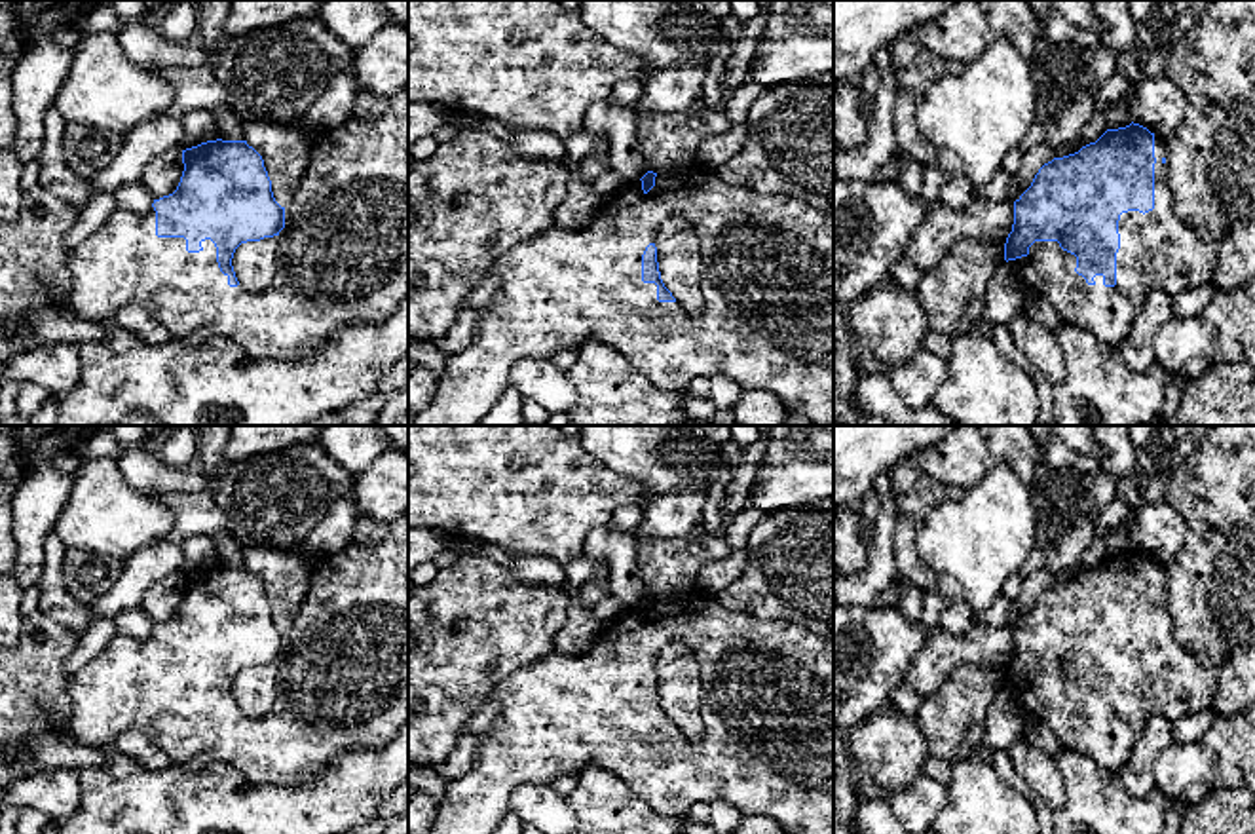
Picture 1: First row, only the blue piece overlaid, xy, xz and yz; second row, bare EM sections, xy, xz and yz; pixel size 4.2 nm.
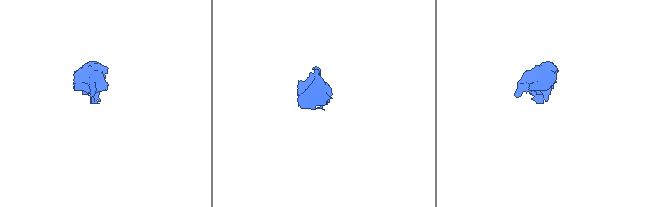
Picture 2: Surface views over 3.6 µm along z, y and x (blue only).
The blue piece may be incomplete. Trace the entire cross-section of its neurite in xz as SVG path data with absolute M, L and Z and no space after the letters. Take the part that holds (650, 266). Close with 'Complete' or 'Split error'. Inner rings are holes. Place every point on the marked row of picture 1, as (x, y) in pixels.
M691 165L674 175L657 175L647 171L638 180L628 180L625 186L604 201L596 218L573 230L551 226L505 253L494 266L496 294L477 323L473 342L458 353L446 355L446 369L440 382L435 386L431 403L416 414L412 426L480 426L484 414L494 407L499 391L509 386L511 369L522 359L553 359L564 348L579 348L594 338L613 346L634 369L647 376L661 389L685 391L693 378L712 378L725 374L740 384L742 389L765 389L775 393L786 407L788 414L799 414L813 426L834 426L834 213L818 207L813 201L796 199L792 196L765 196L750 188L727 184L720 175L702 165ZM668 217L684 217L699 234L702 272L701 289L704 294L704 310L693 315L665 287L657 262L655 237L659 226Z. Split error

